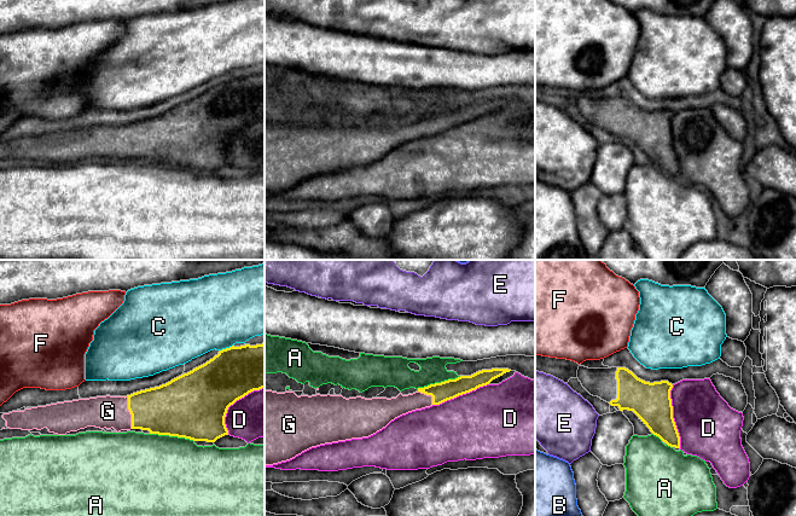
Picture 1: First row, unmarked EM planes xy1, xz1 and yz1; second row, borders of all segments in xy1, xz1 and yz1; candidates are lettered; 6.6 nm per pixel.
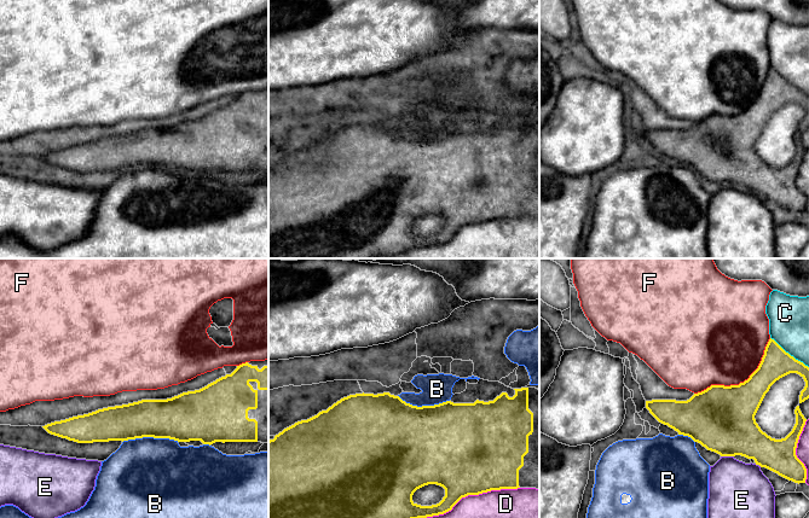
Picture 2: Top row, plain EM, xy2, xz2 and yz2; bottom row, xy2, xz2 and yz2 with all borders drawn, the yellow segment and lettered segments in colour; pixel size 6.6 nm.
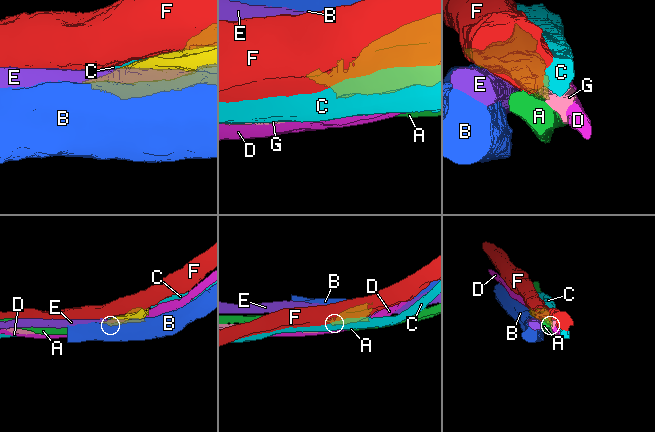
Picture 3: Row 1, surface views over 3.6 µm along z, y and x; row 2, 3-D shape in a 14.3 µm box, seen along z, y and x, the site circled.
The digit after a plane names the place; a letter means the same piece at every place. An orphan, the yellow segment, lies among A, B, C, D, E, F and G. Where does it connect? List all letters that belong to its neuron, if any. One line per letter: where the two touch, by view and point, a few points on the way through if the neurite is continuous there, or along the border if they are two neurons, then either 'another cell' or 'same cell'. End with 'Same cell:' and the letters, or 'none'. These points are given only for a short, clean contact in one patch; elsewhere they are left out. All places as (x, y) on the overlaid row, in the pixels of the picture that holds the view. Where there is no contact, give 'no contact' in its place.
A: meets yellow in xy1 at (172, 435); another cell
B: meets yellow in xy2 at (150, 436); border along xy2 (178, 441), (159, 437), (136, 437), (122, 442); another cell
C: meets yellow in yz2 at (789, 354); another cell
D: meets yellow in xz2 at (472, 494); another cell
E: meets yellow in yz2 at (727, 455); another cell
F: meets yellow in yz2 at (740, 383); another cell
G: meets yellow in xy1 at (129, 411); same cell
Same cell: G

